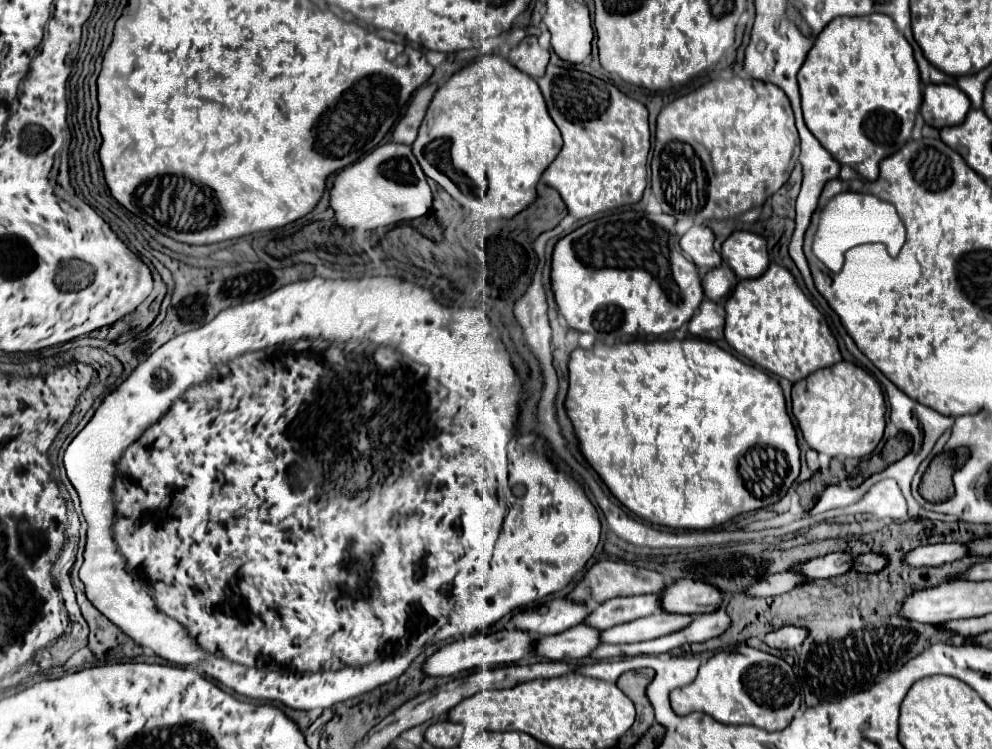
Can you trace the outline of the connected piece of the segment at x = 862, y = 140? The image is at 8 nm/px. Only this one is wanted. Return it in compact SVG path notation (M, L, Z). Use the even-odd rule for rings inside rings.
M883 14L861 18L835 18L817 36L815 46L807 54L799 70L799 88L803 100L803 118L811 134L831 152L839 164L851 166L865 180L879 178L879 162L907 144L921 108L921 78L913 58L913 48L897 30L895 22Z

